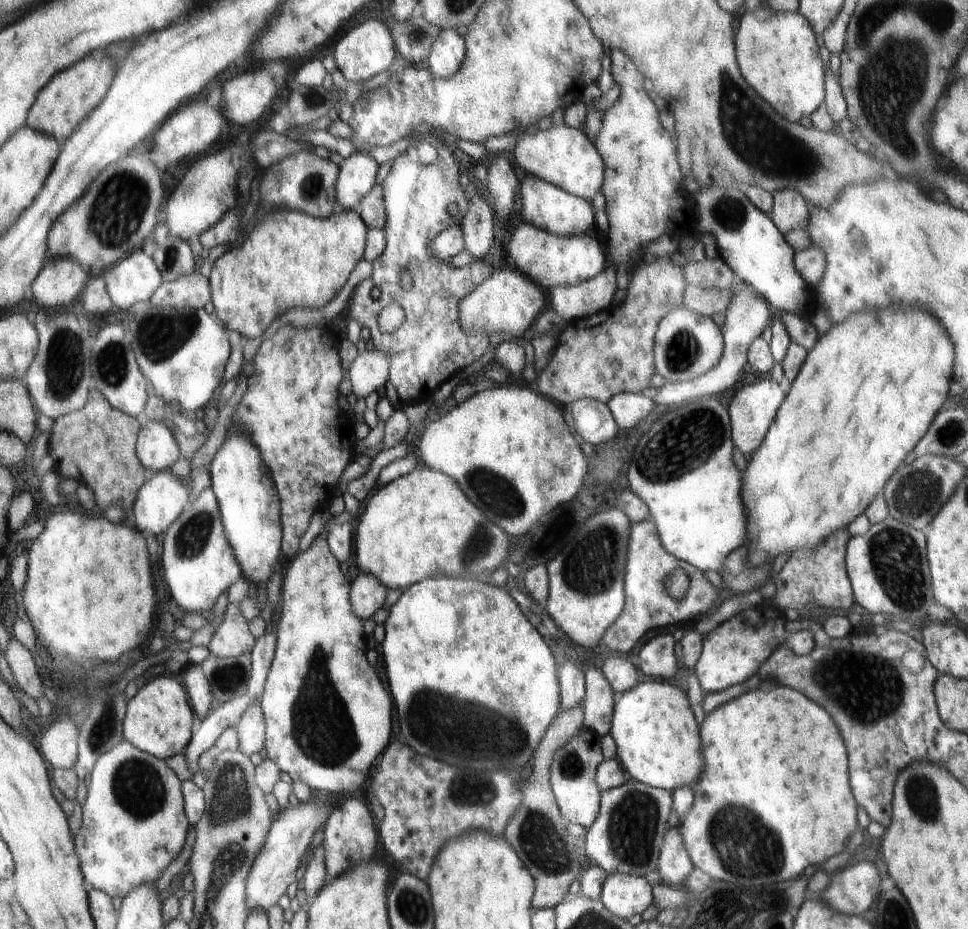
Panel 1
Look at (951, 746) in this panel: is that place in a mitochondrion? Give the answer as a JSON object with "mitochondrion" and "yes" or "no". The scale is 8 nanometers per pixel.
{"mitochondrion":"no"}

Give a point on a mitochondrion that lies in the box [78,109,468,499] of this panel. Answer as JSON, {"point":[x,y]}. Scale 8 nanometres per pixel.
{"point":[119,201]}

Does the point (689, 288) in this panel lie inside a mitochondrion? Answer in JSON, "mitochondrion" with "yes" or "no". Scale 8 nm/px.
{"mitochondrion":"no"}

